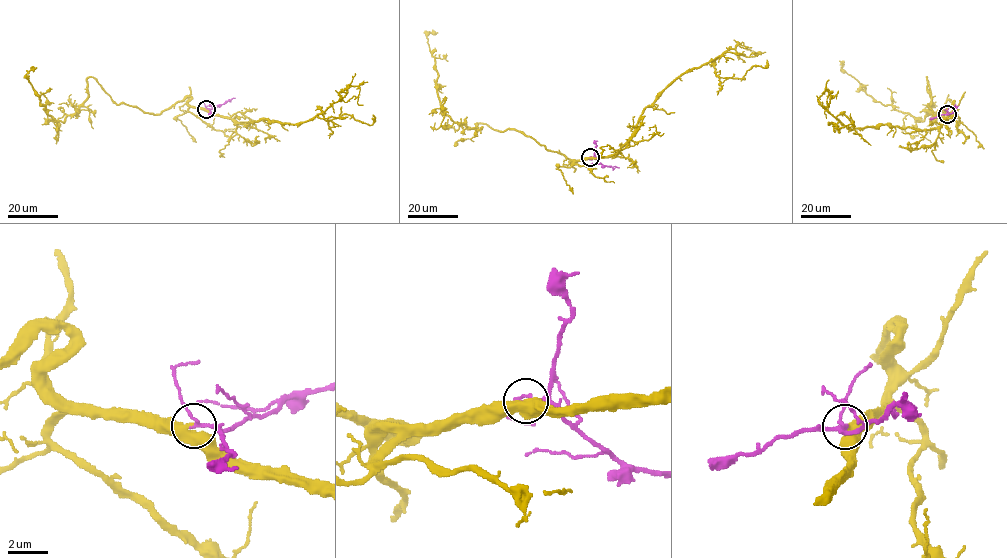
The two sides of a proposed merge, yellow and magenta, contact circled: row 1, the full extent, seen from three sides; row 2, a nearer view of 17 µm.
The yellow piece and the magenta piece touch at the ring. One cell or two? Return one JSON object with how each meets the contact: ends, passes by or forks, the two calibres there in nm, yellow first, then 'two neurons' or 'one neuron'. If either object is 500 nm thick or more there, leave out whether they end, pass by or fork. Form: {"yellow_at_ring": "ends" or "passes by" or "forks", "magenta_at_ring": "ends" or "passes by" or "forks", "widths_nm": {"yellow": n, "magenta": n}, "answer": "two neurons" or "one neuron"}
{"yellow_at_ring": "passes by", "magenta_at_ring": "passes by", "widths_nm": {"yellow": 360, "magenta": 160}, "answer": "one neuron"}

